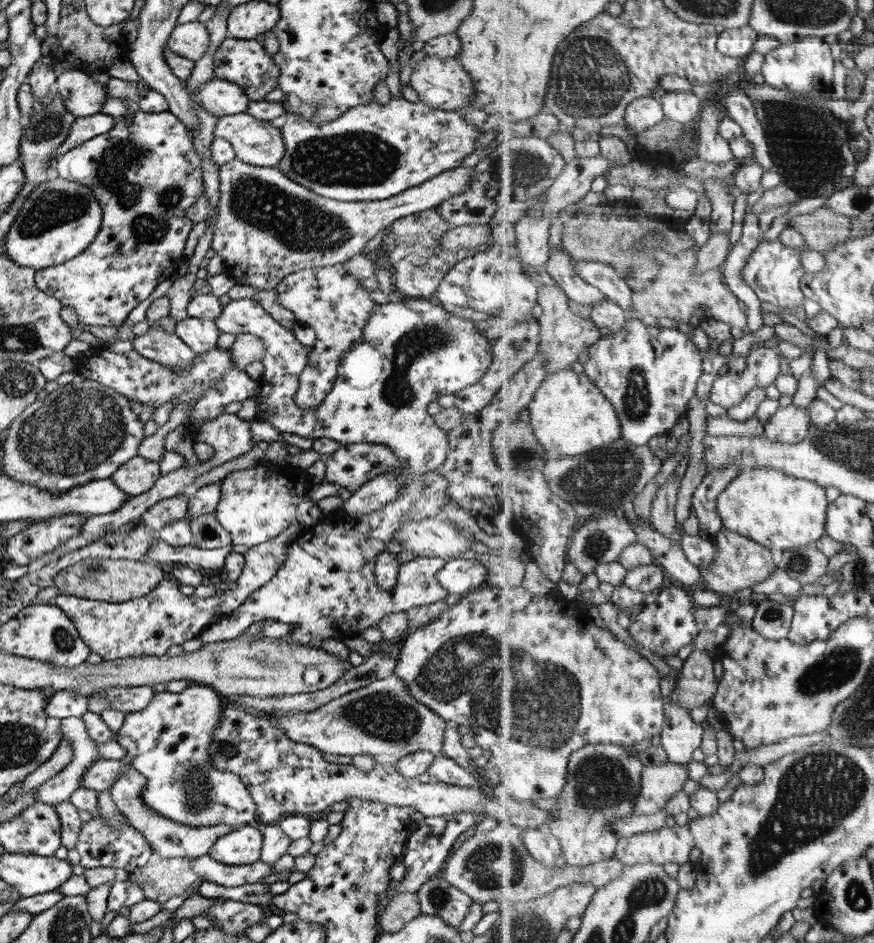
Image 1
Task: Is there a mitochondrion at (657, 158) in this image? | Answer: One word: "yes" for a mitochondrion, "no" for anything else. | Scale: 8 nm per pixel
no

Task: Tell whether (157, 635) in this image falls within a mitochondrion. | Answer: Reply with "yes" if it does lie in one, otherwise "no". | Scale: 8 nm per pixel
no

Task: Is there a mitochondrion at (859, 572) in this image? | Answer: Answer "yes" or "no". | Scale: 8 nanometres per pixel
no

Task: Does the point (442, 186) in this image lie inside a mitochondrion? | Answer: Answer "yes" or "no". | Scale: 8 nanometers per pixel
no

